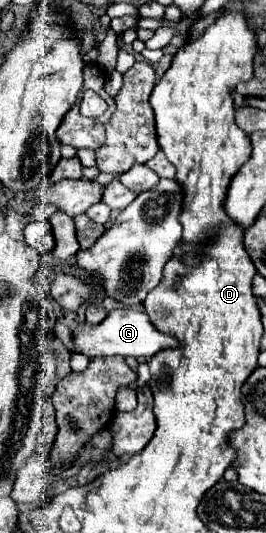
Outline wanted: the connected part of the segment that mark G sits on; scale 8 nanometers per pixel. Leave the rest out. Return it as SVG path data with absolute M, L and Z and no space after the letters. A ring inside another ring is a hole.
M118 307L112 309L108 313L108 317L96 325L90 327L86 323L80 323L78 329L72 331L74 333L74 343L76 343L76 353L84 353L90 359L94 357L112 357L112 355L122 355L122 357L154 357L156 351L164 351L164 349L176 349L178 341L172 335L160 333L160 329L156 329L150 319L146 317L146 313L134 309L134 307Z

